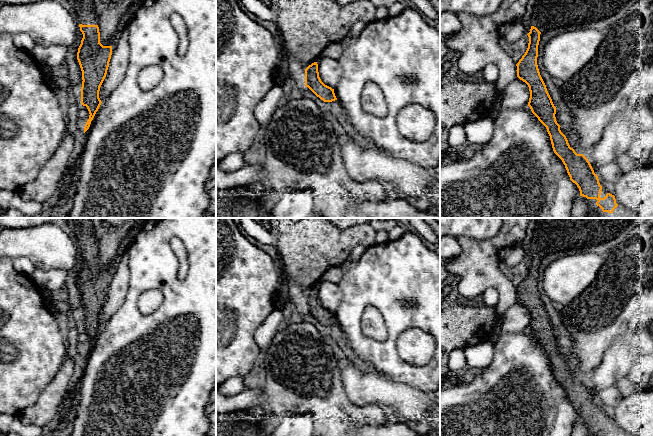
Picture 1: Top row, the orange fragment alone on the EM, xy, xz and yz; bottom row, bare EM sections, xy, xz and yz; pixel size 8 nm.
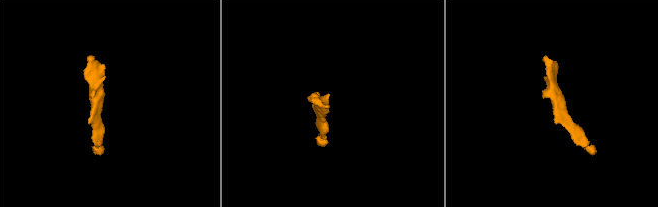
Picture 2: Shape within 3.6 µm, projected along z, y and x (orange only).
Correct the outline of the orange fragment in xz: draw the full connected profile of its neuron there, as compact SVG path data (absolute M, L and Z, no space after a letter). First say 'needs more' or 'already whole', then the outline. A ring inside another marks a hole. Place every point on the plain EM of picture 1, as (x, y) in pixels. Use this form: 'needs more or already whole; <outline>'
already whole; M317 286L312 287L305 293L305 310L324 326L337 324L334 313L321 305Z

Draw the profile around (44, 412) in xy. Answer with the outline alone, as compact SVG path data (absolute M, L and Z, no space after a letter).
M72 322L65 327L66 359L56 376L42 390L36 403L27 407L18 415L23 424L41 428L54 424L62 400L77 377L78 356L81 353L78 334L81 329L81 324L76 322Z

